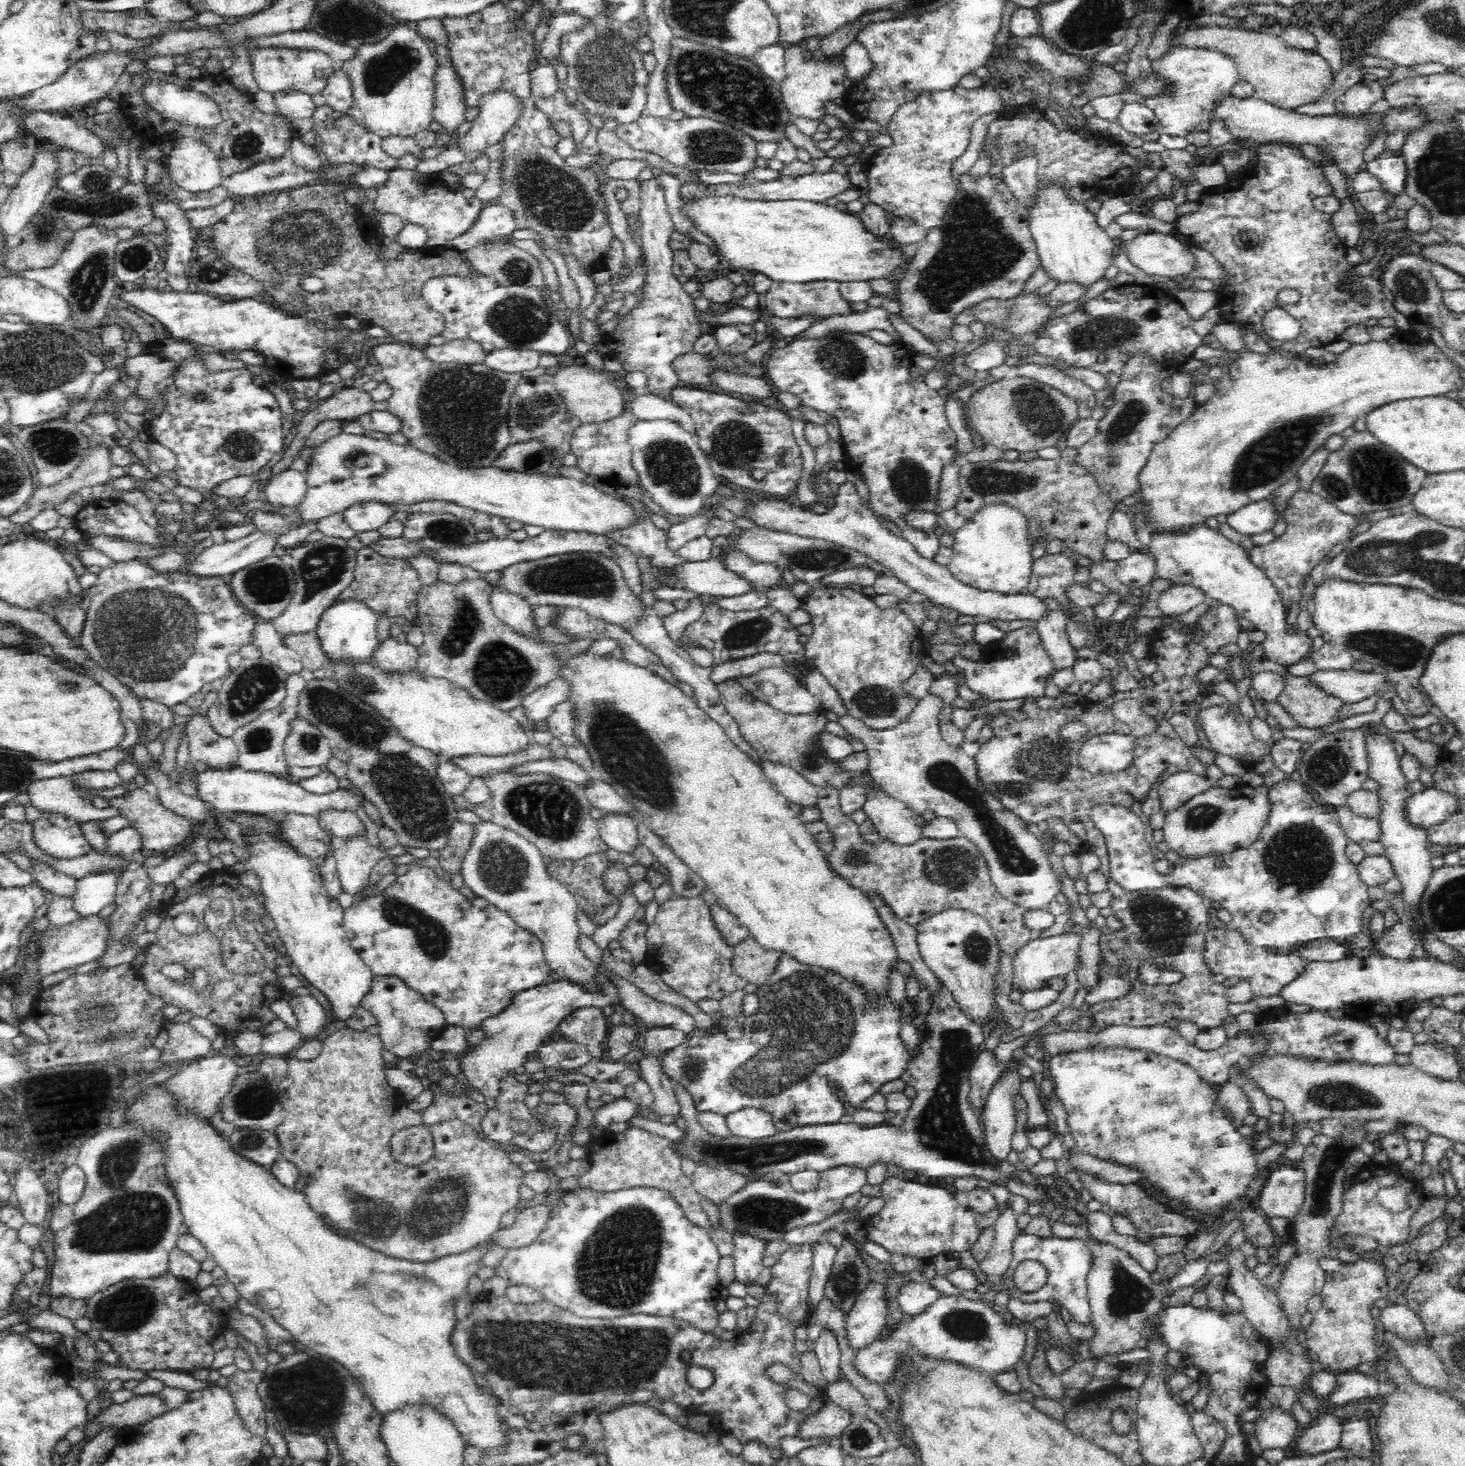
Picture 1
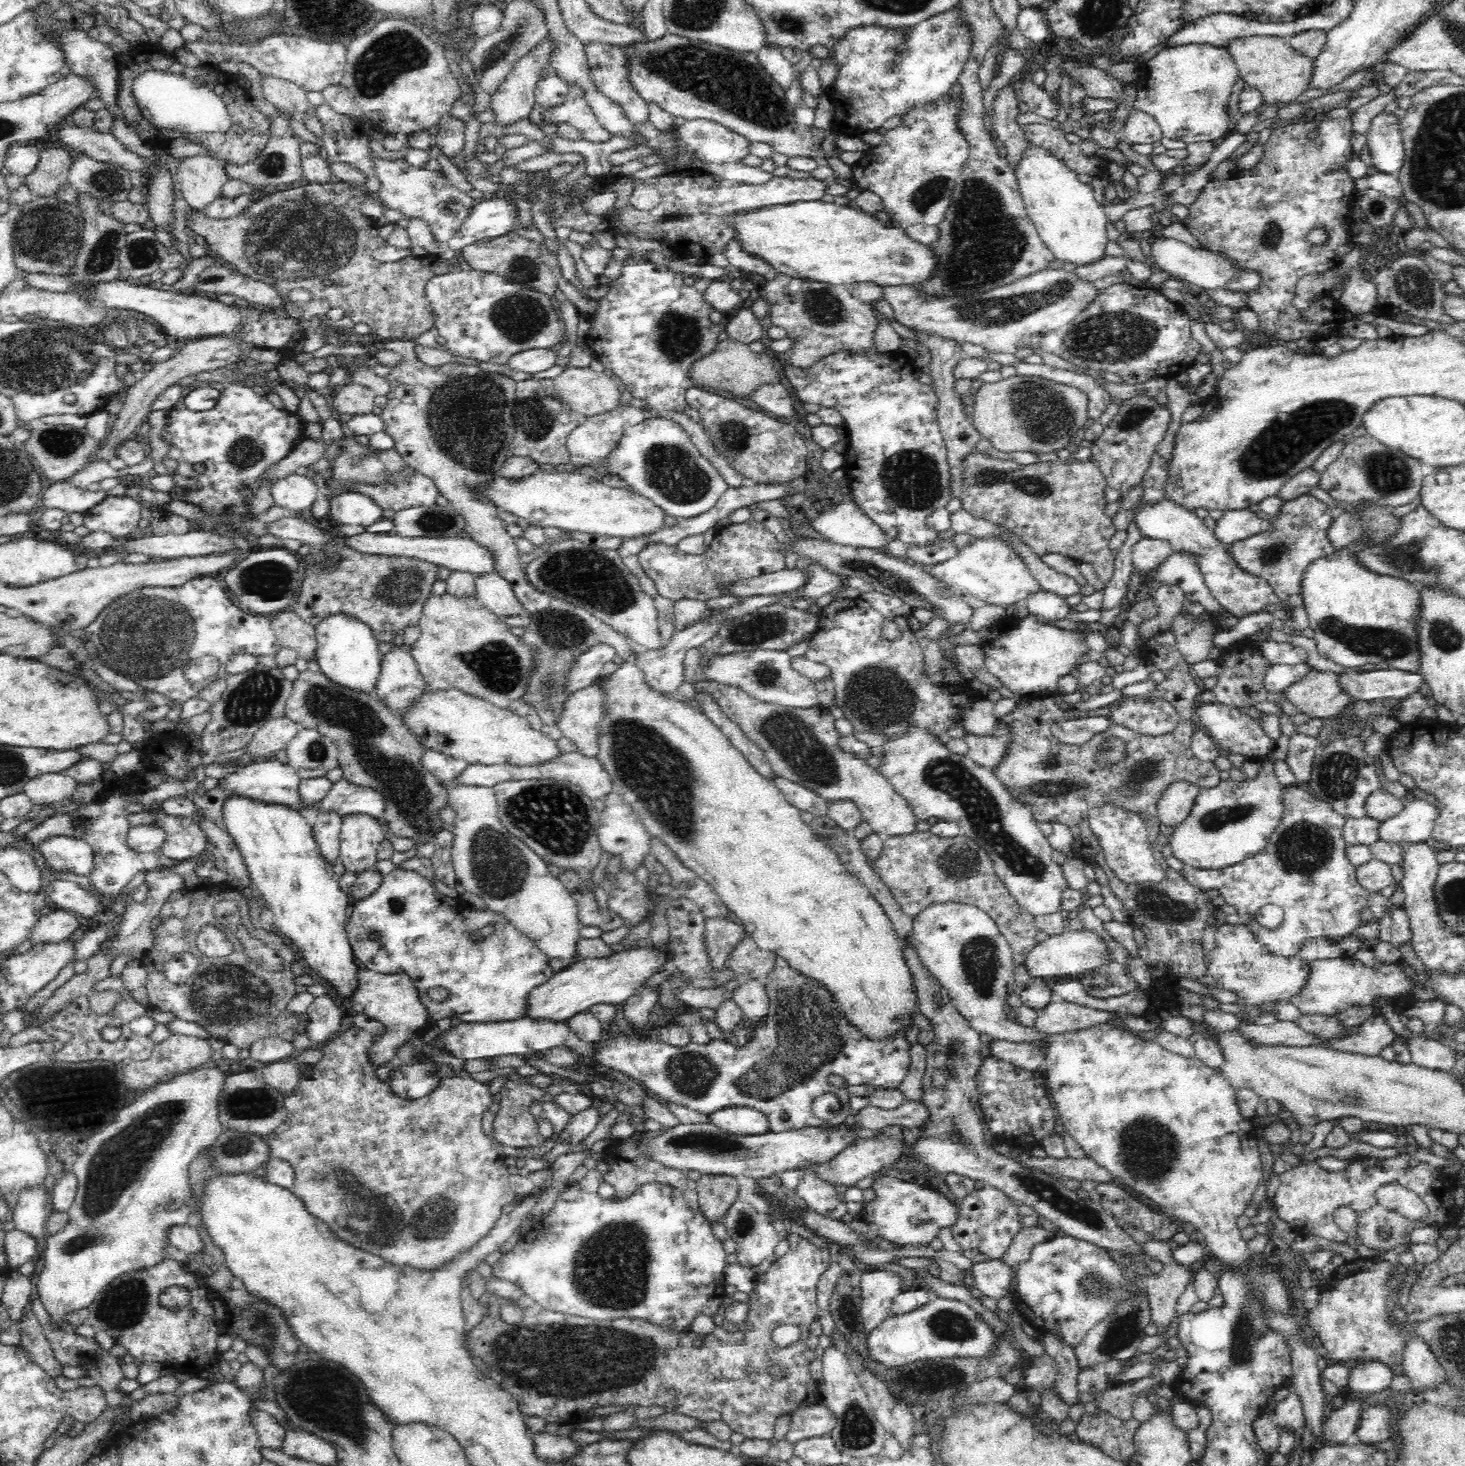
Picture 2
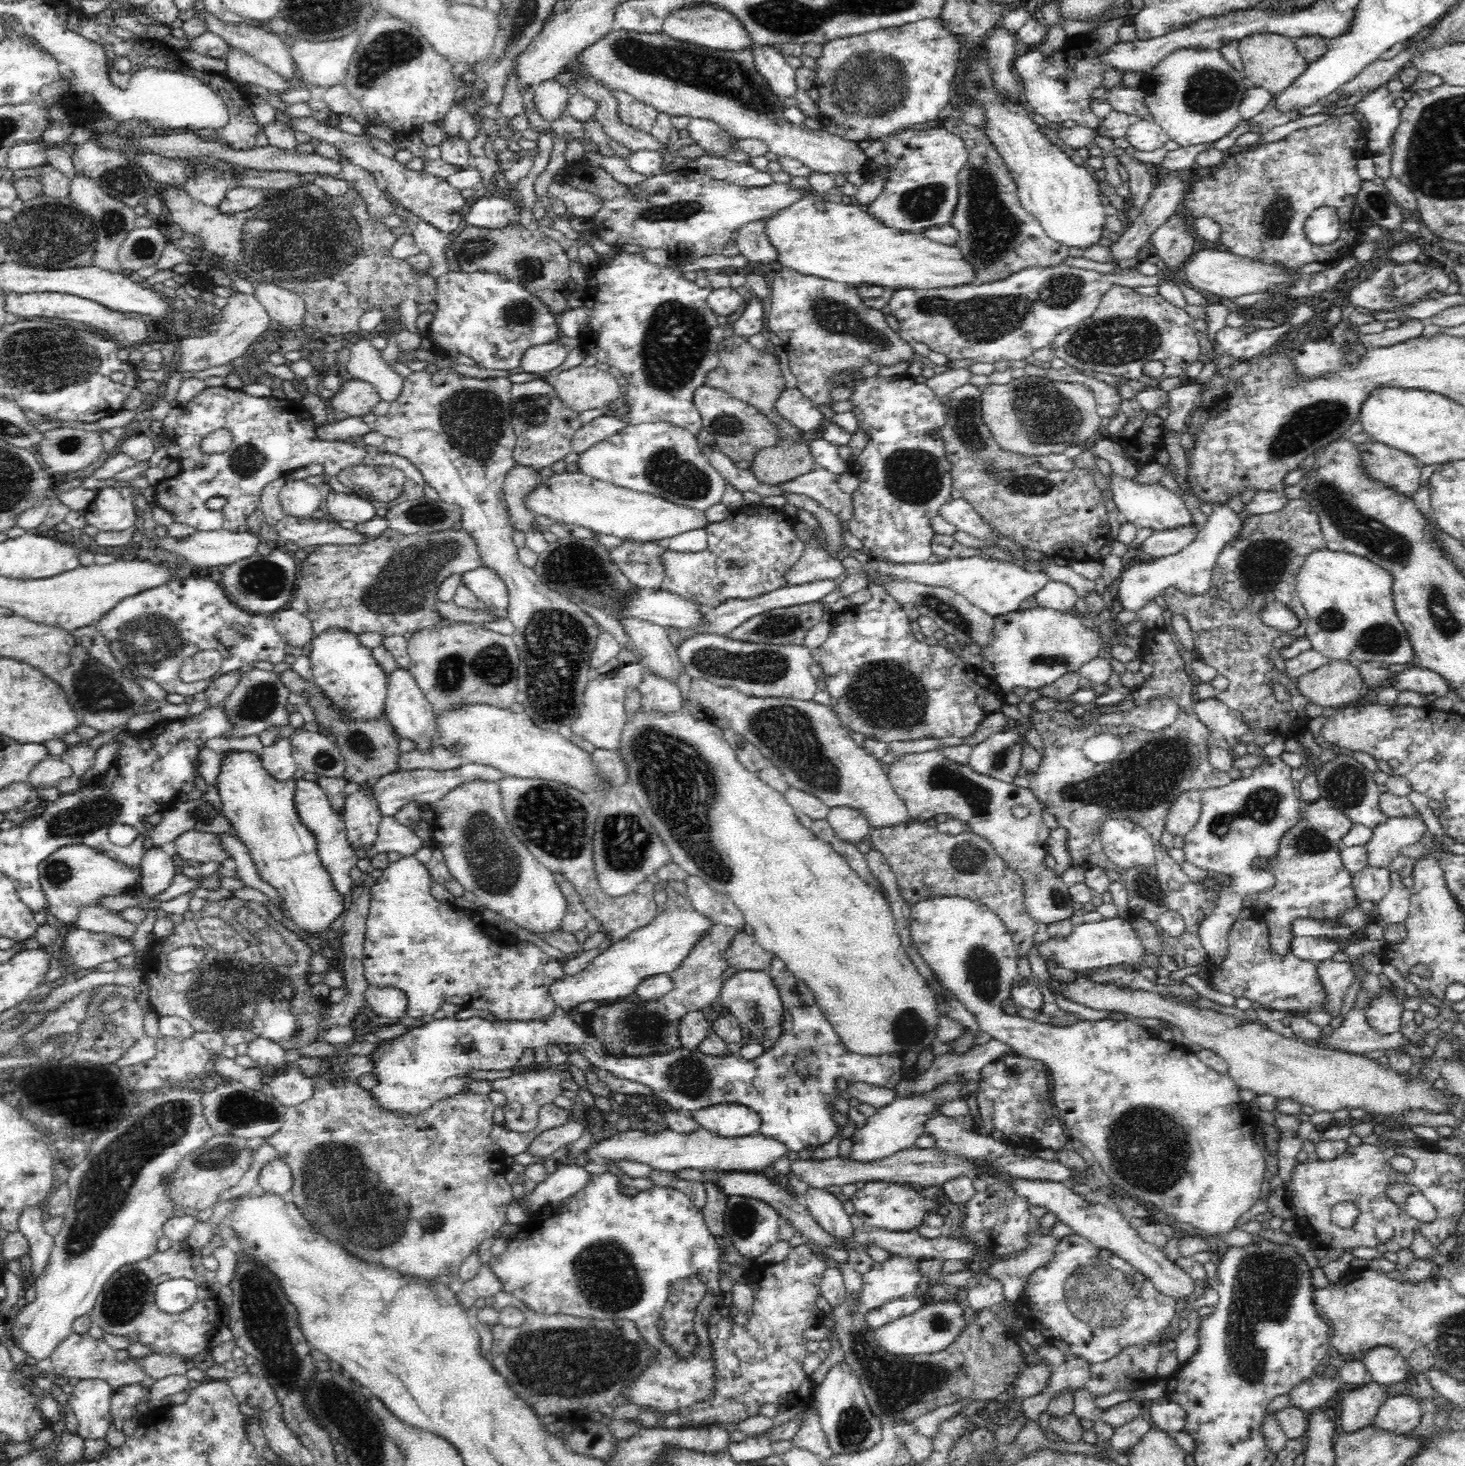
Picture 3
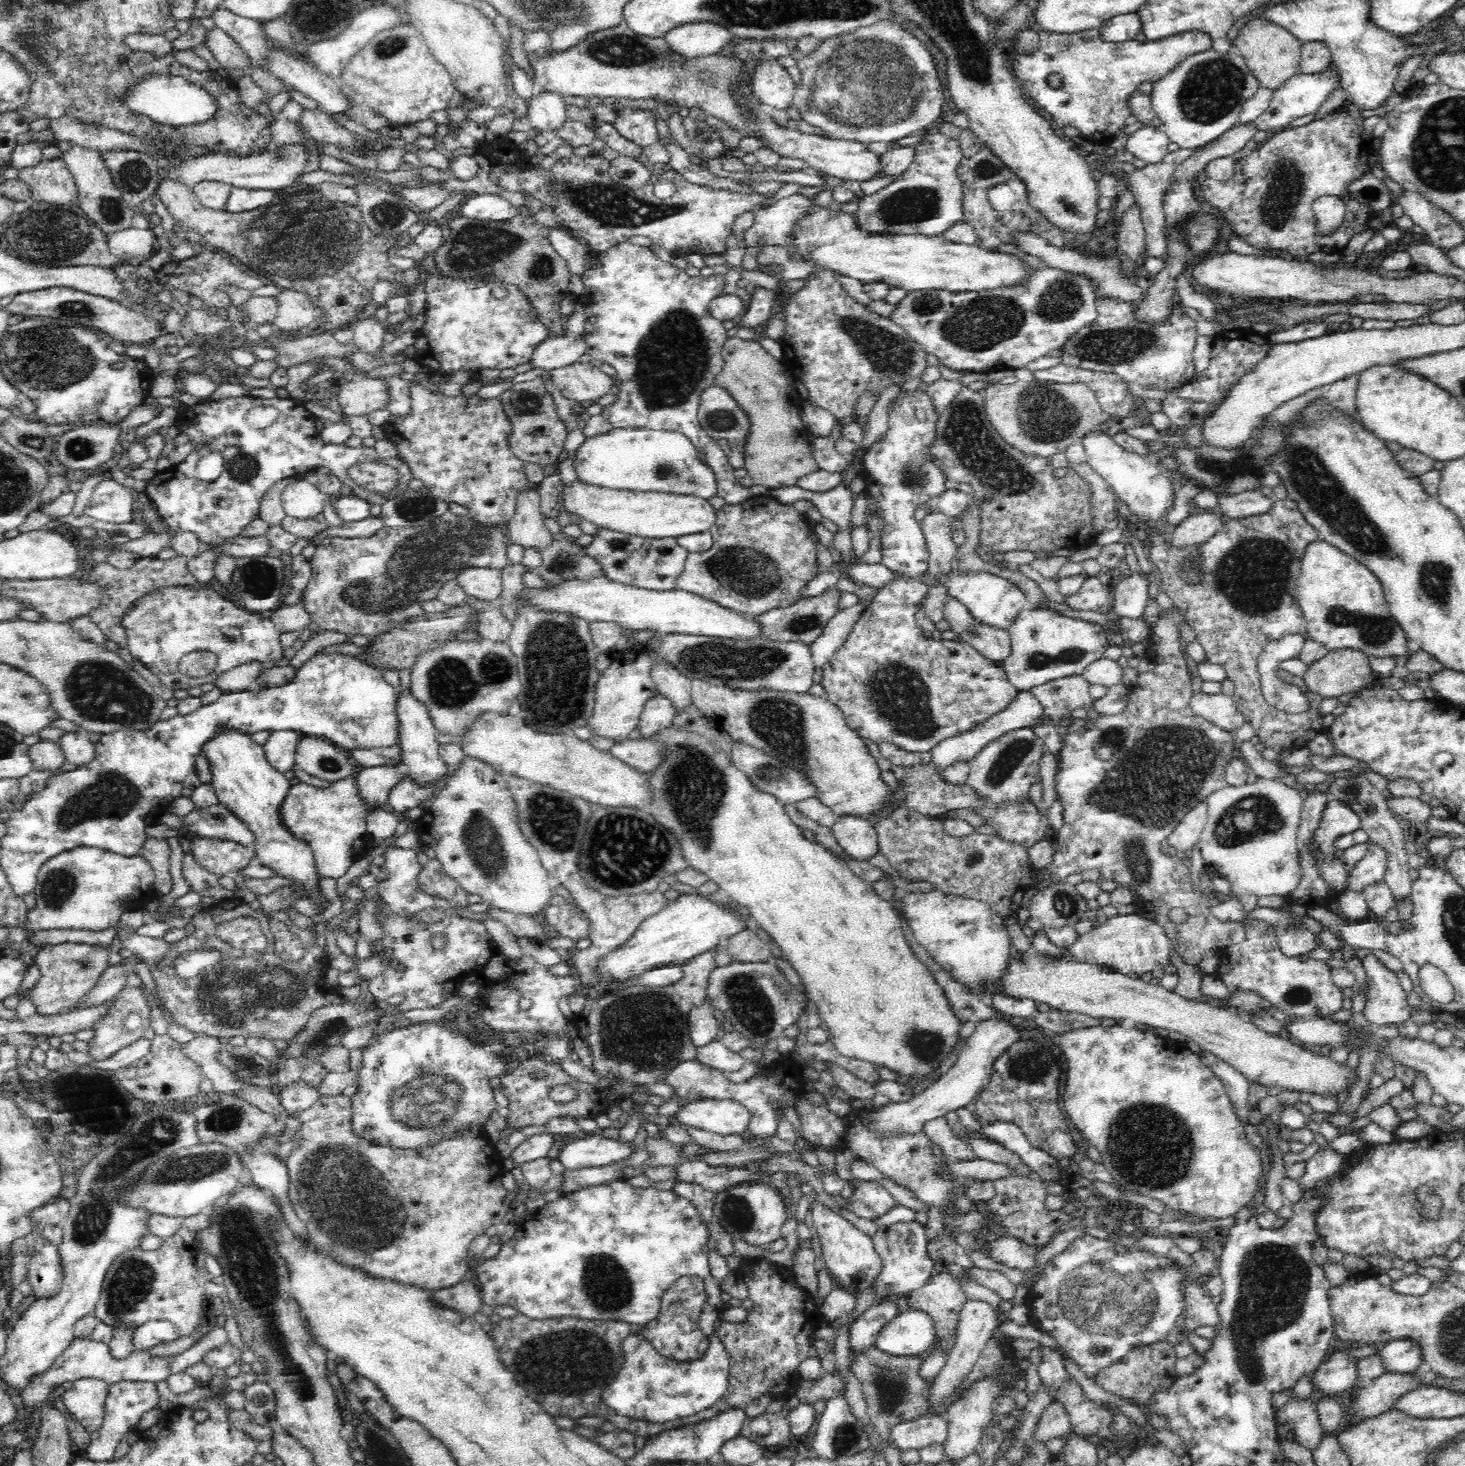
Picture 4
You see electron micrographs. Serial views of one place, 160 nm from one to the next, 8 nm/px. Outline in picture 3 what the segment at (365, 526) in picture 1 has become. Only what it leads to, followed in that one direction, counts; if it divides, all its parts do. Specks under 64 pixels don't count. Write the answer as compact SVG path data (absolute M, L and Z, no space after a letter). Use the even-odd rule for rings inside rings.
M347 491L342 494L328 492L324 496L328 516L331 521L354 522L356 525L365 524L376 517L374 506L370 503L370 498L355 491Z

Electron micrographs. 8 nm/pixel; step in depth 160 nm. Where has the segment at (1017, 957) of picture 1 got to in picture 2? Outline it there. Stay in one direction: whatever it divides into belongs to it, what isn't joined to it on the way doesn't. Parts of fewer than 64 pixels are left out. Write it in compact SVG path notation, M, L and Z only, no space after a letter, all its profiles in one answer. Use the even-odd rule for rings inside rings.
M1065 928L1056 936L1049 936L1047 940L1036 943L1024 959L1024 966L1031 978L1060 978L1060 976L1076 977L1084 972L1090 972L1098 966L1108 964L1110 950L1105 941L1096 933L1088 929Z

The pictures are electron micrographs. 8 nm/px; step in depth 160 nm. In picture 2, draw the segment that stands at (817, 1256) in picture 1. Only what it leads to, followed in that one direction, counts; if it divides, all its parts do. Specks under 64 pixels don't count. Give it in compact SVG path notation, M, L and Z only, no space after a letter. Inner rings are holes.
M832 1258L828 1262L828 1268L824 1271L816 1283L817 1320L822 1324L823 1334L828 1336L834 1332L835 1323L831 1316L831 1296L834 1285L843 1269L839 1263Z

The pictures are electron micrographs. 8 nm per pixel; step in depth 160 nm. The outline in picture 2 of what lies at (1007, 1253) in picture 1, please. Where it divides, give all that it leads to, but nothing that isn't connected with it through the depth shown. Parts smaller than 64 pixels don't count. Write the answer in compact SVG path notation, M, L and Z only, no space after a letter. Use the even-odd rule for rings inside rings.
M1003 1258L974 1263L970 1280L978 1288L983 1298L990 1297L998 1300L1006 1296L1006 1290L1012 1281L1013 1268Z

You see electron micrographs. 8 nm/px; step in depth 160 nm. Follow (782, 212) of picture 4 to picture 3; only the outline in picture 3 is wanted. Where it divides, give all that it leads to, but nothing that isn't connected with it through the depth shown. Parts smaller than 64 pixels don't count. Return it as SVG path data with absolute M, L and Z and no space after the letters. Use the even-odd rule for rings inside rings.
M765 218L756 220L739 230L733 238L734 246L750 264L770 266L777 262L777 253L770 247L764 233Z

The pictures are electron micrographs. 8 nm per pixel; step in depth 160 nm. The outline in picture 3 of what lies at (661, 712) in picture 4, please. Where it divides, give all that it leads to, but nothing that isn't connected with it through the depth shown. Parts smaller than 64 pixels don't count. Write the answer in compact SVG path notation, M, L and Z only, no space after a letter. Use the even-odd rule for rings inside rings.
M644 665L641 667L642 682L638 691L645 712L678 712L685 709L682 692L676 681L664 675L656 675Z

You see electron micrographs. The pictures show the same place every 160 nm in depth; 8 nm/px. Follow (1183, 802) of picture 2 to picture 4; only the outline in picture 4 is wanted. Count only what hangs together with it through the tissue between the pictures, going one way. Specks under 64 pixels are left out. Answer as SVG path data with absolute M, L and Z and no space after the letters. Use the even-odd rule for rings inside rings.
M1198 801L1177 822L1174 830L1167 836L1170 847L1189 854L1200 838L1200 833L1207 823L1207 802Z

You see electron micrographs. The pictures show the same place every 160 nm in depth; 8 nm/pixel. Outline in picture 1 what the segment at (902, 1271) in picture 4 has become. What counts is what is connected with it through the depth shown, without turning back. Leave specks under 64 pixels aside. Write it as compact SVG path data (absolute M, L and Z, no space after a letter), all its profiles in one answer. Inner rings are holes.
M868 1283L845 1314L848 1346L854 1352L870 1346L874 1340L880 1338L887 1318L888 1303L884 1284Z

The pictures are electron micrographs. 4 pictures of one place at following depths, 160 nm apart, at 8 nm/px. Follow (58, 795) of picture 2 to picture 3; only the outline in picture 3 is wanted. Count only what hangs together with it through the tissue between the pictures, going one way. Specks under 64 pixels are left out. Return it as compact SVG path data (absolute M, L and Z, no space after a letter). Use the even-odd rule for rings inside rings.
M60 757L50 758L37 764L34 770L30 772L27 784L31 790L47 790L57 787L64 778L70 778L72 774L73 771L70 766L62 762Z

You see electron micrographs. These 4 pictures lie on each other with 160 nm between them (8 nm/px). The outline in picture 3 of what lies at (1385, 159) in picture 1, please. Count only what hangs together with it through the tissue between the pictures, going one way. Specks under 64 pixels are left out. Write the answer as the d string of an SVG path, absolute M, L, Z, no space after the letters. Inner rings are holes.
M1382 85L1355 104L1369 123L1365 132L1366 144L1374 155L1390 154L1394 146L1394 135L1400 124L1400 110L1396 110L1394 100L1387 85Z

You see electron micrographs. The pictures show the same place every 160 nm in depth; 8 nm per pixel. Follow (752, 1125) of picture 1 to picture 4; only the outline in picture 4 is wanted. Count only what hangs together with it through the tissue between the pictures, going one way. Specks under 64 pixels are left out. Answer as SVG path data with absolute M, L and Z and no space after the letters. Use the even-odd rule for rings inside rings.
M700 1100L680 1107L672 1121L721 1134L722 1136L748 1135L752 1113L735 1100Z

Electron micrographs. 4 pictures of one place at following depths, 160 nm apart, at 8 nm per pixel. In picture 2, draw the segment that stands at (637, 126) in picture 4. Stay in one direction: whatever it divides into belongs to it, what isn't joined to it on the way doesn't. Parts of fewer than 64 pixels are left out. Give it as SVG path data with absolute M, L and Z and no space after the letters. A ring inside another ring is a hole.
M592 41L588 44L583 43L583 49L589 66L589 75L596 90L616 104L617 107L620 107L624 116L632 124L642 124L644 121L648 121L649 102L642 98L636 89L632 88L631 60L628 52L624 51L624 47L619 44Z

